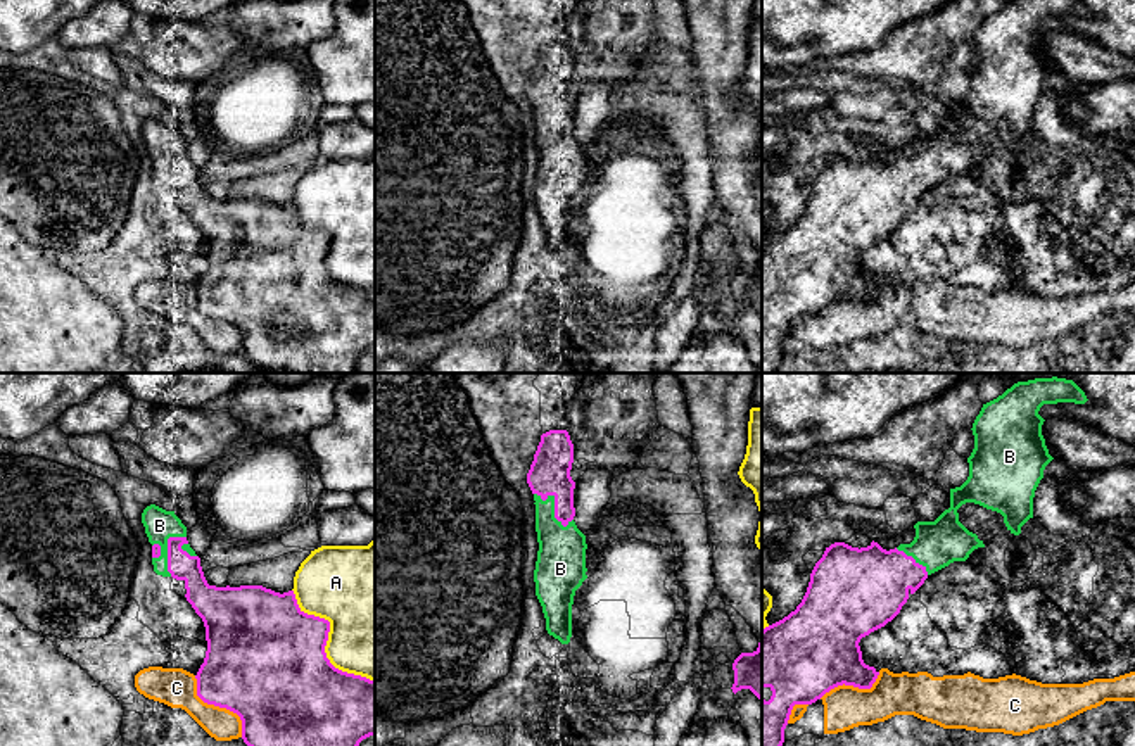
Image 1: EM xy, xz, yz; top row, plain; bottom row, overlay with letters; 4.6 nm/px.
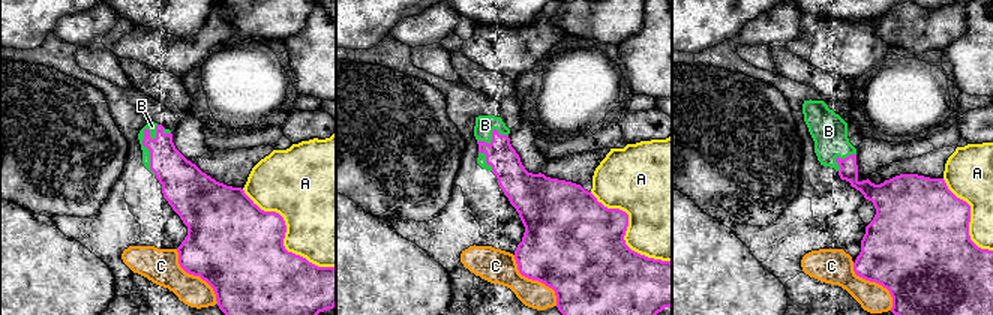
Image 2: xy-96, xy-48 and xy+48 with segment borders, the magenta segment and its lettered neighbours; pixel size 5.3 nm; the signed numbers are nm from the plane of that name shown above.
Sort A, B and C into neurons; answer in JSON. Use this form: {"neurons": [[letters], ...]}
{"neurons": [["A"], ["B"], ["C"]]}

